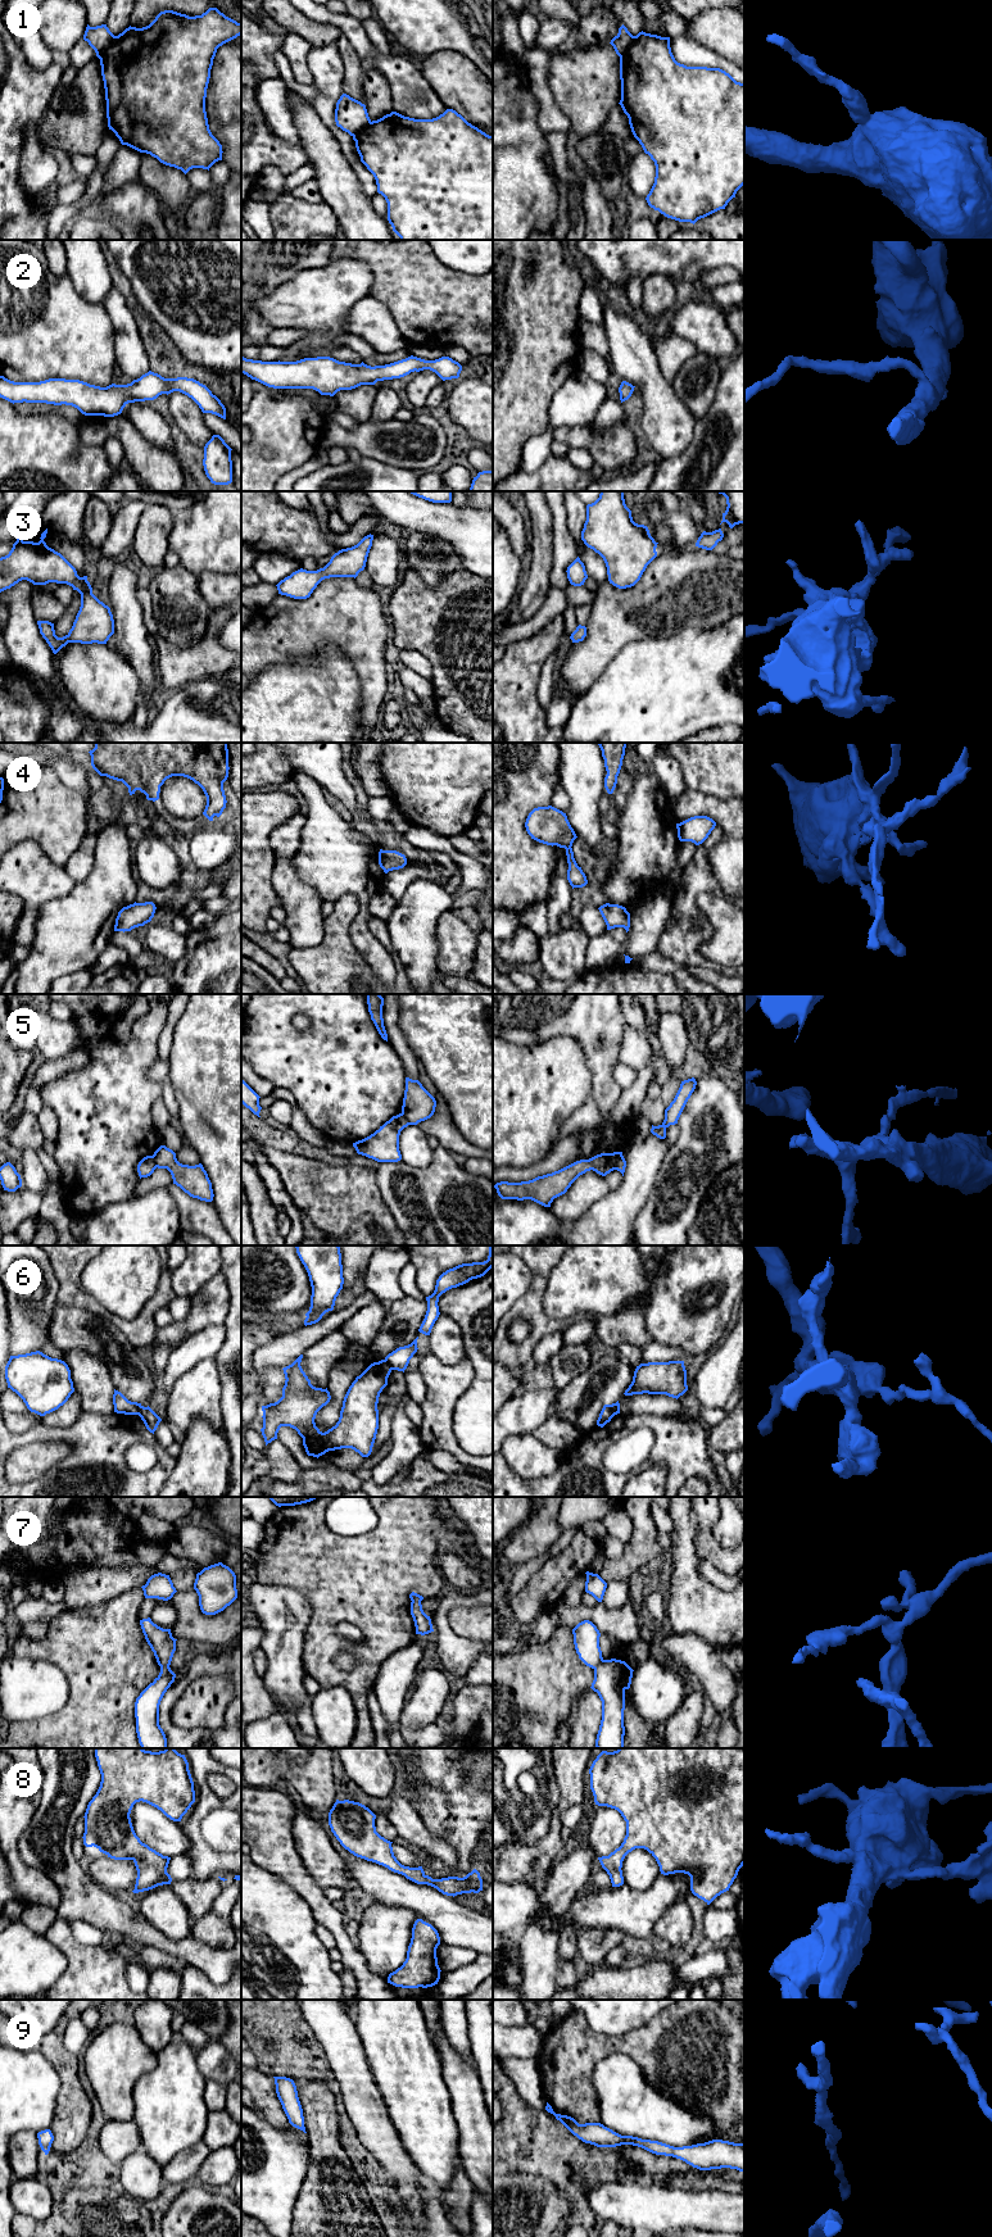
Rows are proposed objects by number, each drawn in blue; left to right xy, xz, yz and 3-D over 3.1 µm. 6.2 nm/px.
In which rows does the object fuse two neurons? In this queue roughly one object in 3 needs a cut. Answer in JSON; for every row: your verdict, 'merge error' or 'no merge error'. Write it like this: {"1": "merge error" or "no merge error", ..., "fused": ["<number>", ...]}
{"1": "merge error", "2": "no merge error", "3": "no merge error", "4": "no merge error", "5": "merge error", "6": "merge error", "7": "merge error", "8": "no merge error", "9": "no merge error", "fused": ["1", "5", "6", "7"]}

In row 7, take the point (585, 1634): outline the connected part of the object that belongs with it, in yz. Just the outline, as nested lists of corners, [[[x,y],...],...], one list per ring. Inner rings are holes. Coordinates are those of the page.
[[[584,1620],[572,1629],[572,1634],[579,1659],[586,1666],[595,1669],[603,1661],[599,1647],[599,1630],[592,1621]]]

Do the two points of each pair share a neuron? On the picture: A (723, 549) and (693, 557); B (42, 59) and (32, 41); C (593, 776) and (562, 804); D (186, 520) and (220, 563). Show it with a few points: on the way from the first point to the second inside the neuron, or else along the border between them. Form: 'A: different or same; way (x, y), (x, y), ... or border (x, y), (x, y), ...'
A: different; border (711, 550), (725, 556)
B: same; way (39, 55), (32, 45)
C: different; border (558, 779), (569, 801), (566, 812)
D: same; way (196, 530), (220, 553)

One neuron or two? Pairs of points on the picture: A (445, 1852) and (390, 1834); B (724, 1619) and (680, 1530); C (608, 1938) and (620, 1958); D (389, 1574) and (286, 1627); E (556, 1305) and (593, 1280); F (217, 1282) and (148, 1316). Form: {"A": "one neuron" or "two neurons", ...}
{"A": "two neurons", "B": "one neuron", "C": "two neurons", "D": "two neurons", "E": "one neuron", "F": "two neurons"}

